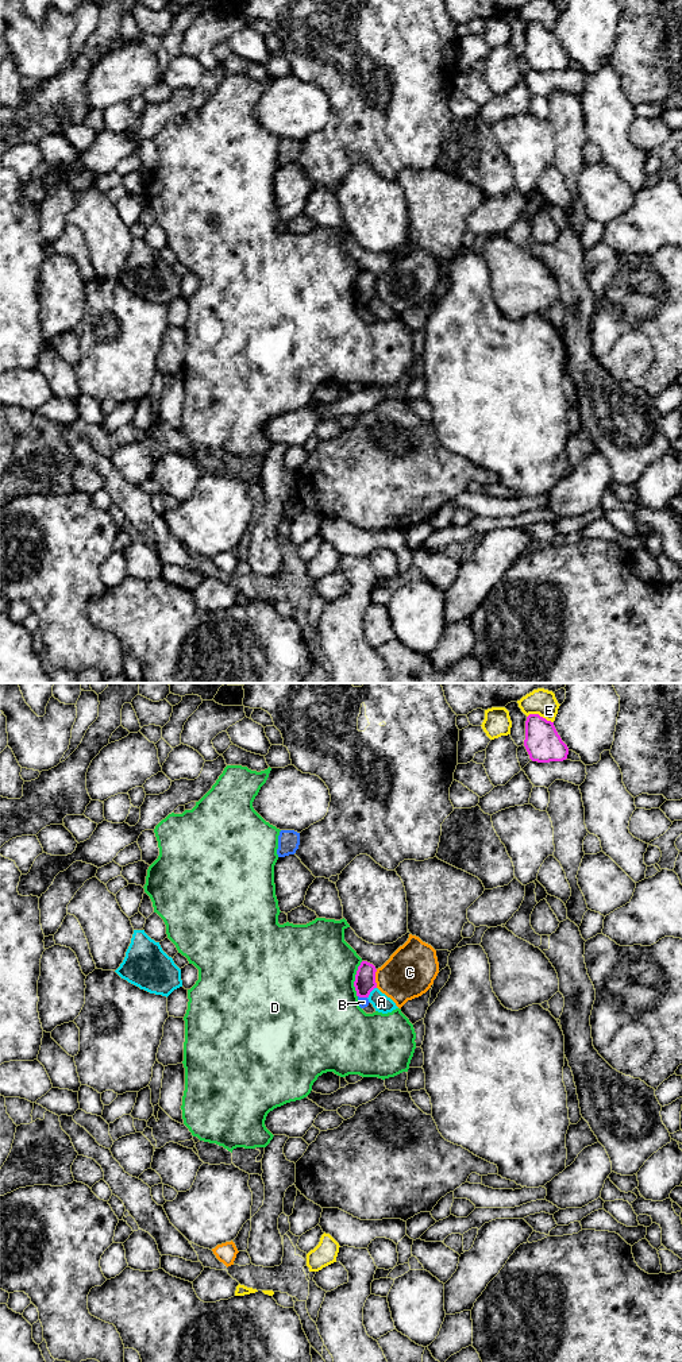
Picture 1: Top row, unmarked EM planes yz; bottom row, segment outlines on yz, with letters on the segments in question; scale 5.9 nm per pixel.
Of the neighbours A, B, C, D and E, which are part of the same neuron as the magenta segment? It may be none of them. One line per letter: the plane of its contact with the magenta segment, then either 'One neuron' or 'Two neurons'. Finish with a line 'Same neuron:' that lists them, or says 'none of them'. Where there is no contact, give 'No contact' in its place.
A: Touches magenta in yz. Two neurons
B: Touches magenta in yz. Two neurons
C: Touches magenta in yz. Two neurons
D: Touches magenta in yz. Two neurons
E: Touches magenta in yz. Two neurons
Same neuron: none of them

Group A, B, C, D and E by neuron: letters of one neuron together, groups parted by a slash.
A / B / C / D / E

